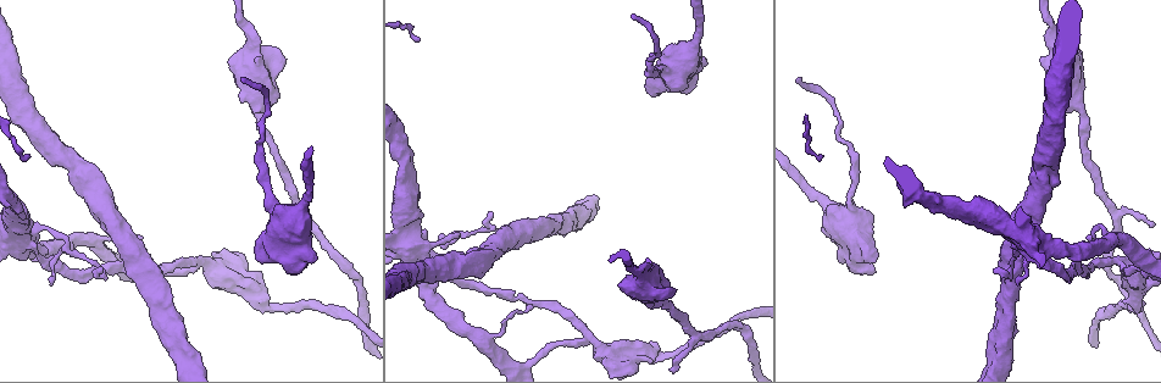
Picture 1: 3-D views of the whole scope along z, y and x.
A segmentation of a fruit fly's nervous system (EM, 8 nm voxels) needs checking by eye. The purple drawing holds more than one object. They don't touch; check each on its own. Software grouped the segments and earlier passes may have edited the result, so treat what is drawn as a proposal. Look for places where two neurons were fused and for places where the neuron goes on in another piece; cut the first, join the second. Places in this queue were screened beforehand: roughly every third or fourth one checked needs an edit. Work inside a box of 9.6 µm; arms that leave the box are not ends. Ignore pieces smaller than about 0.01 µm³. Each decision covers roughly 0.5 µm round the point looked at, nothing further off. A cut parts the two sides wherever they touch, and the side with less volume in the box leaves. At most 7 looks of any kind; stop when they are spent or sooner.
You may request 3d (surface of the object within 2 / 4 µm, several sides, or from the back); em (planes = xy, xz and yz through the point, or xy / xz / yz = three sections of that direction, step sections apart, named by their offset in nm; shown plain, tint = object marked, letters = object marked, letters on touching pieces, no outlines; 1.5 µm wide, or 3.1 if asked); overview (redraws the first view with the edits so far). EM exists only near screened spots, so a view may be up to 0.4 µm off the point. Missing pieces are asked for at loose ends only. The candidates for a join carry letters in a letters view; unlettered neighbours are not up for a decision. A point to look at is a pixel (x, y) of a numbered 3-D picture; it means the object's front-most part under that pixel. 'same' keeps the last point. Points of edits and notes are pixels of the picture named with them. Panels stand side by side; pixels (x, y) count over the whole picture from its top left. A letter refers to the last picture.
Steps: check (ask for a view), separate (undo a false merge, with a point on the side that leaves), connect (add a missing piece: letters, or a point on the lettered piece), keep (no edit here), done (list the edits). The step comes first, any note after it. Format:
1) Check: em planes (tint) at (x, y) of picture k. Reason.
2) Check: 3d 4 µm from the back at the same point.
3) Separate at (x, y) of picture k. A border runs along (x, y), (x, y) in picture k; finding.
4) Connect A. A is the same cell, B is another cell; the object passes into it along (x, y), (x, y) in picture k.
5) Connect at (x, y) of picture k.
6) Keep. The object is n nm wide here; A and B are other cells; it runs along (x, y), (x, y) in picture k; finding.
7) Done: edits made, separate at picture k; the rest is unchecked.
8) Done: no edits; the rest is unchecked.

Check: em planes (letters) at (240, 79) of picture 1. Thin end.

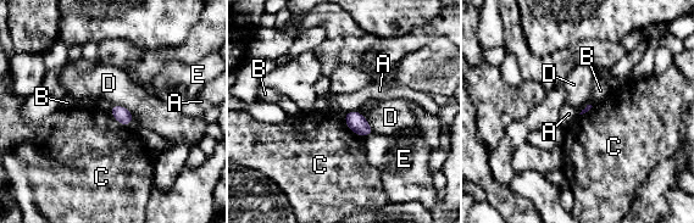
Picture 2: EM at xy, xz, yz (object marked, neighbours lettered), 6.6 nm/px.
Keep. The longest contact is with C, 190 nm; A, B, C, D and E are other cells; none of them fits.

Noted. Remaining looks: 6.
Check: em planes (letters) at (686, 93) of picture 1. An open end.

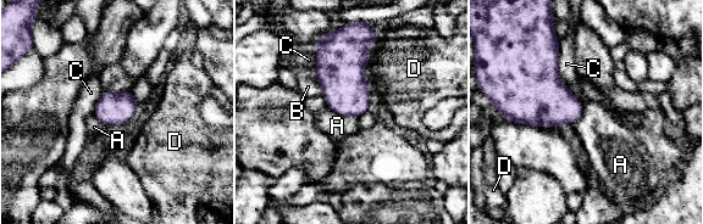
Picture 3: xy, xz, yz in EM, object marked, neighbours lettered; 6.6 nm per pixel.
Keep. A, B, C and D are other cells; a border runs along (327, 106), (336, 112), (358, 117) in picture 3; no lettered piece goes on from it.

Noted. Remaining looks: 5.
Check: em planes (plain) at (586, 337) of picture 1. Arms part here.

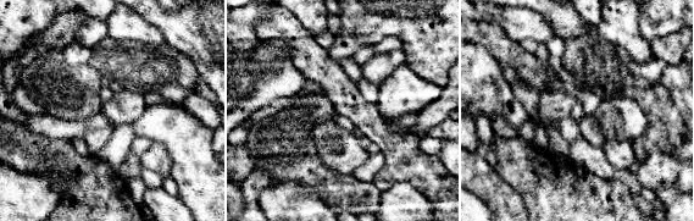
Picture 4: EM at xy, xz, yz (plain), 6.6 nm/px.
Check: em planes (letters) at the same point. What lies round it.

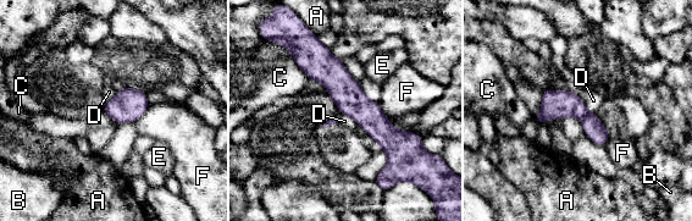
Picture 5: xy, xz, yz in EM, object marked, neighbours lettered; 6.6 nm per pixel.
Separate at (555, 104) of picture 5. A, B, C, D, E and F are other cells; the part that leaves runs along (308, 47), (392, 142), (387, 169) in picture 5; a second neuron is stuck on.

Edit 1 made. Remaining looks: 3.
Done: edits made, separate at picture 5; the rest is unchecked.

